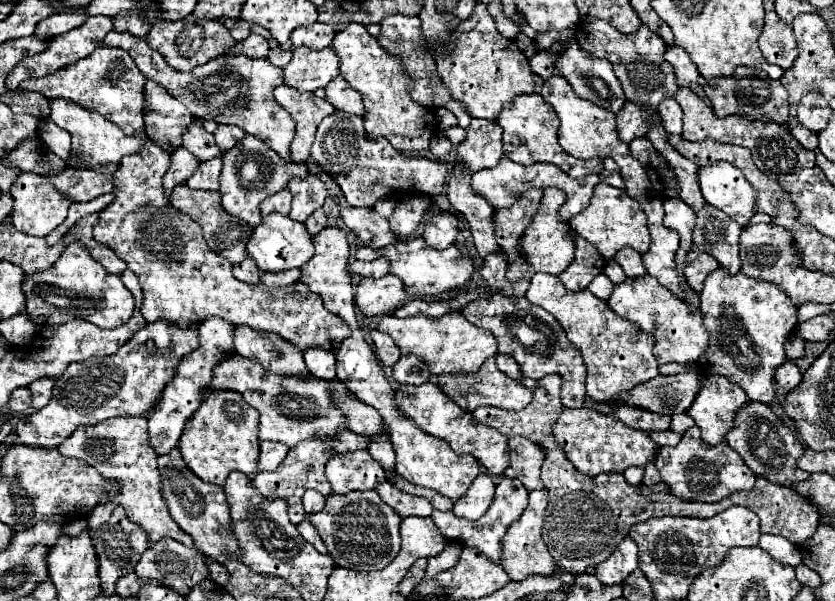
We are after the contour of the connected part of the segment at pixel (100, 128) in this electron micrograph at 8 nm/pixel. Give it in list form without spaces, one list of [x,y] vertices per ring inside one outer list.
[[[51,100],[51,116],[49,120],[53,120],[59,128],[67,130],[73,138],[73,152],[77,152],[79,156],[71,156],[69,162],[73,162],[75,166],[99,166],[99,164],[119,164],[123,156],[127,154],[135,154],[139,152],[141,146],[145,146],[147,136],[145,134],[137,134],[137,136],[125,136],[121,132],[121,128],[117,128],[113,122],[105,120],[101,114],[85,110],[69,100]]]

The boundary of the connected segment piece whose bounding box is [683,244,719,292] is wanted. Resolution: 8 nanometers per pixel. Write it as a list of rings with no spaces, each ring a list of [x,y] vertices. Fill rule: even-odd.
[[[695,244],[689,250],[689,256],[685,258],[685,278],[689,280],[691,288],[695,292],[701,292],[703,282],[707,278],[707,274],[711,274],[717,268],[717,260],[713,260],[713,256],[709,256],[707,252],[701,252]]]

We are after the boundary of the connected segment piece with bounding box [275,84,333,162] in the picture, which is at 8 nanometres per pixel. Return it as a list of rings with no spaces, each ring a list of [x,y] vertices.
[[[285,84],[275,88],[275,100],[287,108],[297,122],[295,138],[291,142],[291,156],[295,162],[305,162],[309,158],[317,126],[333,112],[333,108],[329,102],[325,102],[325,98],[317,98],[315,94],[301,94]]]

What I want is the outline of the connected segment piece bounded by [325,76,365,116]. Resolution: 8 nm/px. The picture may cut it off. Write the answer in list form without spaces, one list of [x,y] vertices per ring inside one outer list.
[[[341,76],[331,80],[331,84],[325,88],[325,92],[327,92],[327,100],[337,110],[345,110],[345,112],[357,114],[357,116],[365,114],[365,106],[363,106],[361,94],[357,90],[353,90]]]

